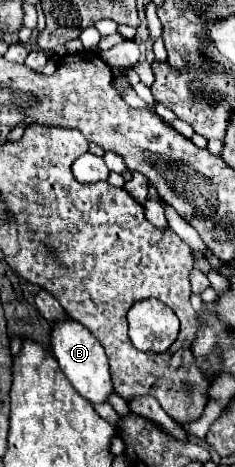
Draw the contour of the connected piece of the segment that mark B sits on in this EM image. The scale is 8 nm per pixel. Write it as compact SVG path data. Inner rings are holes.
M72 318L58 320L50 330L50 342L52 342L52 352L54 352L62 372L66 374L70 384L76 388L76 392L80 396L84 396L86 400L90 400L92 404L106 402L108 394L112 392L112 378L108 372L108 358L104 354L104 348L92 336L92 332L84 324L76 322Z

